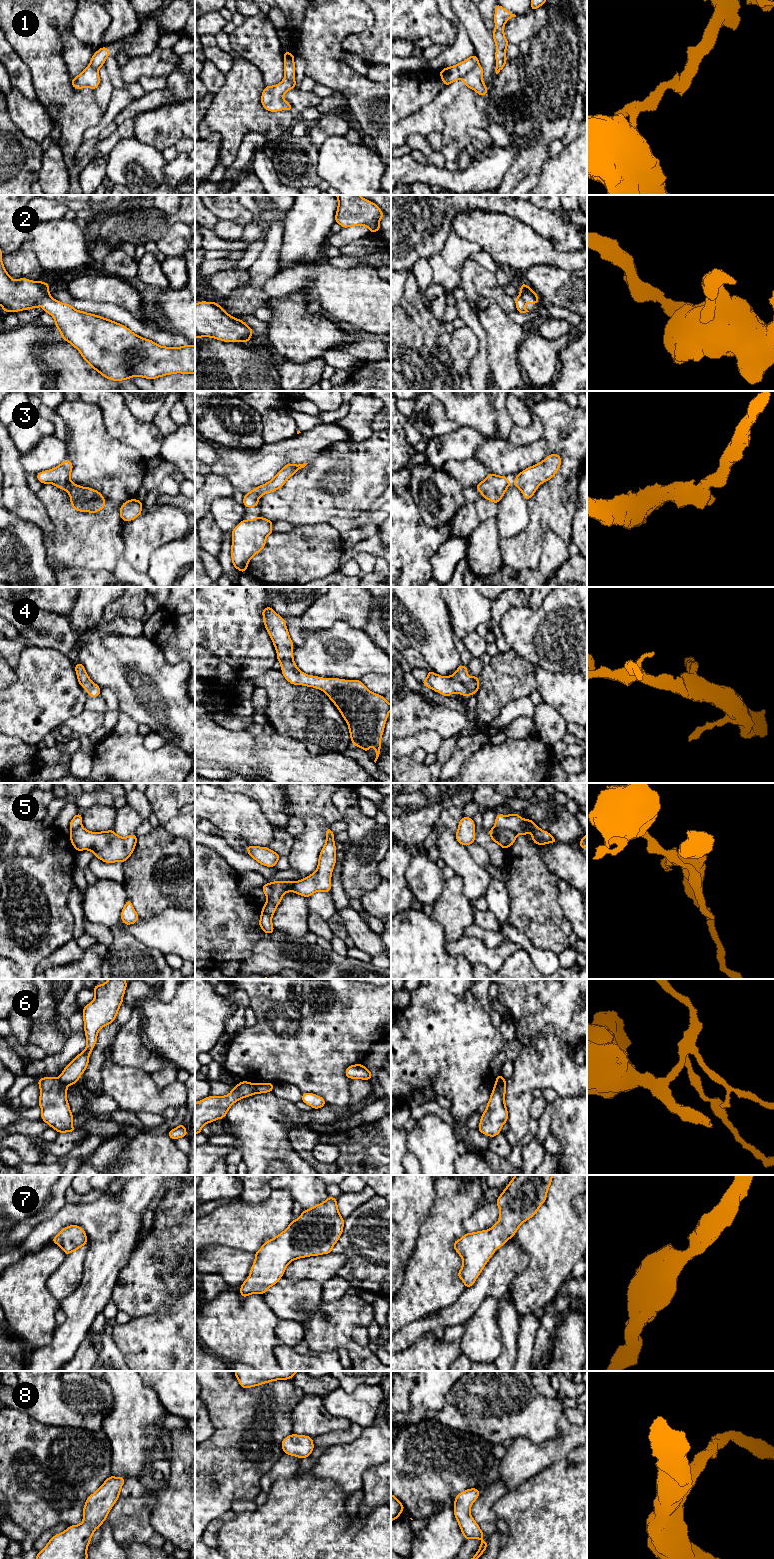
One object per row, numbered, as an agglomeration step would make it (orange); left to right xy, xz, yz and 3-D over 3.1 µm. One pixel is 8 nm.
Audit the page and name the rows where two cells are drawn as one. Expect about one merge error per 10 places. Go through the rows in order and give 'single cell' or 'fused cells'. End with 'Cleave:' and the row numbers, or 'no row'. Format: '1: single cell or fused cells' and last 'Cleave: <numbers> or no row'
1: fused cells
2: single cell
3: single cell
4: single cell
5: fused cells
6: fused cells
7: single cell
8: single cell
Cleave: 1, 5, 6

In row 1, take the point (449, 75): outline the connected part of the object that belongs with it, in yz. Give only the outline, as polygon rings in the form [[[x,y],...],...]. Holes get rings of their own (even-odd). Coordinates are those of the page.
[[[475,54],[467,58],[466,60],[452,66],[446,67],[439,72],[440,77],[444,82],[444,86],[462,79],[463,76],[472,70],[475,66],[479,64],[479,60]]]

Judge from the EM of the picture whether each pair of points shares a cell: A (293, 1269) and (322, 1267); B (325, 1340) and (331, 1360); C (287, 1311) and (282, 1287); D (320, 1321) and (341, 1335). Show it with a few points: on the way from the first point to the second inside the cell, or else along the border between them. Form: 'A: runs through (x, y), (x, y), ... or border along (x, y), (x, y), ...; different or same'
A: runs through (300, 1269), (315, 1268); same
B: border along (310, 1349), (335, 1351); different
C: runs through (287, 1305), (285, 1293); same
D: runs through (325, 1326), (336, 1331); same

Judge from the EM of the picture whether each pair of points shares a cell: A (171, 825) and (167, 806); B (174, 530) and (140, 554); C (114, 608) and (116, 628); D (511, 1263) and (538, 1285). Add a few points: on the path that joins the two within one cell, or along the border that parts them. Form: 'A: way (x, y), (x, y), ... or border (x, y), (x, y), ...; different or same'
A: border (177, 814), (164, 825); different
B: way (165, 530), (162, 530), (147, 545); same
C: border (139, 619), (124, 617), (104, 622); different
D: border (521, 1248), (528, 1265), (507, 1289); different

